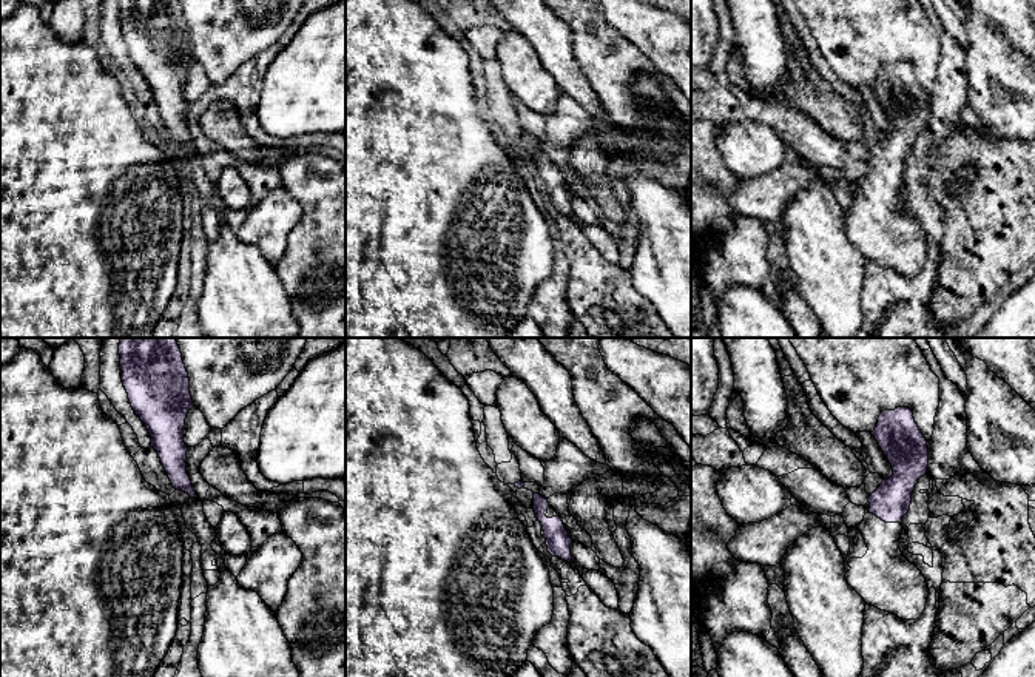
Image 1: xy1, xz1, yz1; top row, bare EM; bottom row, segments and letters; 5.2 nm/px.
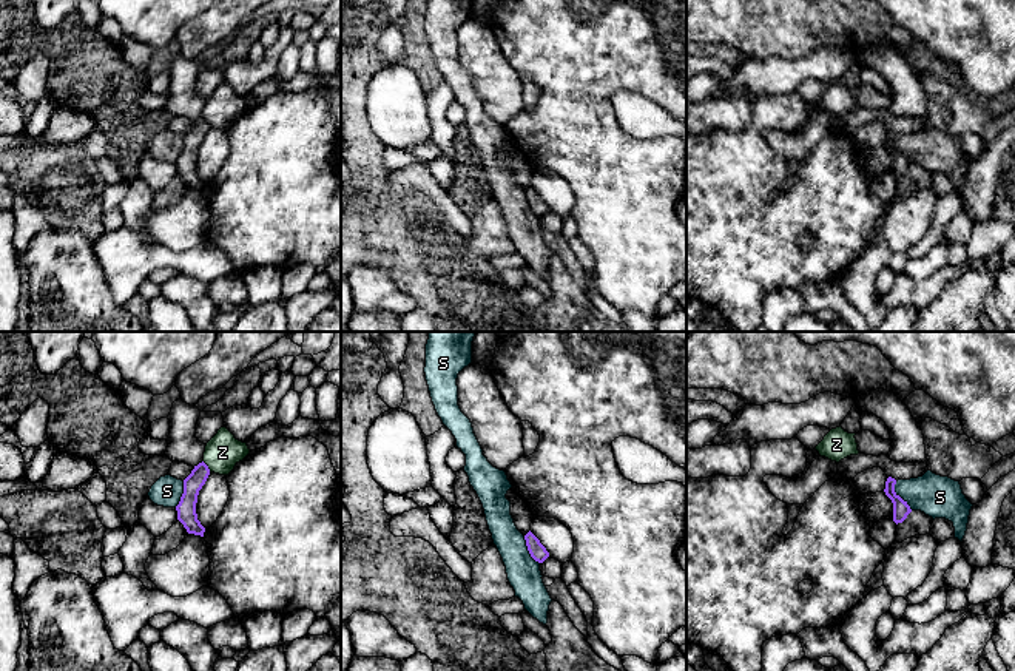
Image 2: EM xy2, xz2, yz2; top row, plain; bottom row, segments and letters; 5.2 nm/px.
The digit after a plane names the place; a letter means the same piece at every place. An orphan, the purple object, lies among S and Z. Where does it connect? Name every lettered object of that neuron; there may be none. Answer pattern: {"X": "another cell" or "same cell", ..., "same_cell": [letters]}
{"S": "another cell", "Z": "another cell", "same_cell": []}

